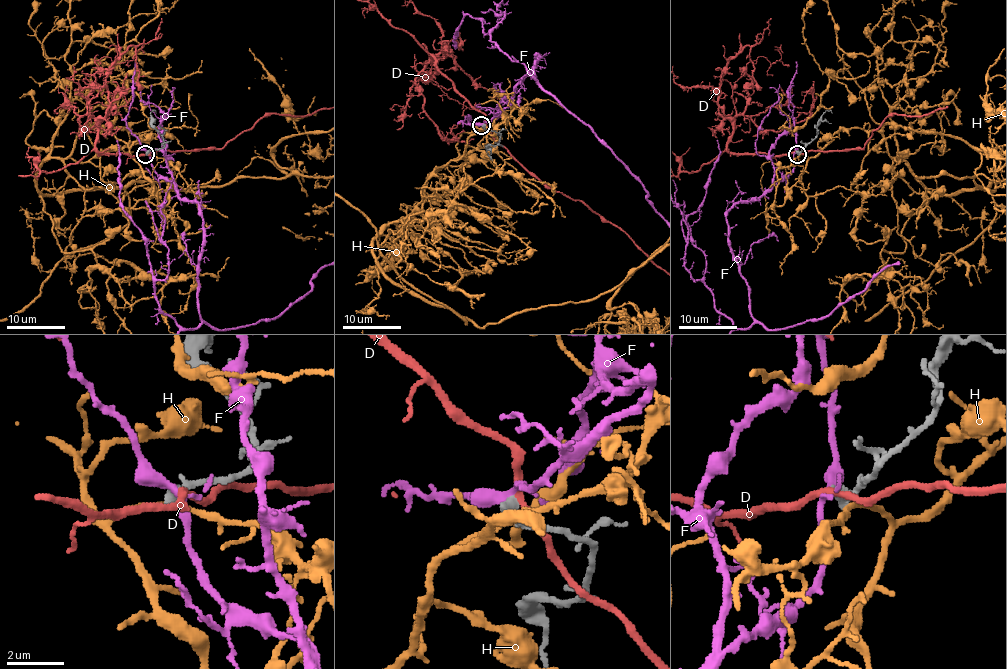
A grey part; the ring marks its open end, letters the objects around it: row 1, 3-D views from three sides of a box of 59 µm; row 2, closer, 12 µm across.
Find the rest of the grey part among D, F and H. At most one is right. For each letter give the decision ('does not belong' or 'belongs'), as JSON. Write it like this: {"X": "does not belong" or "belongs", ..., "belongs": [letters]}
{"D": "does not belong", "F": "does not belong", "H": "does not belong", "belongs": []}

